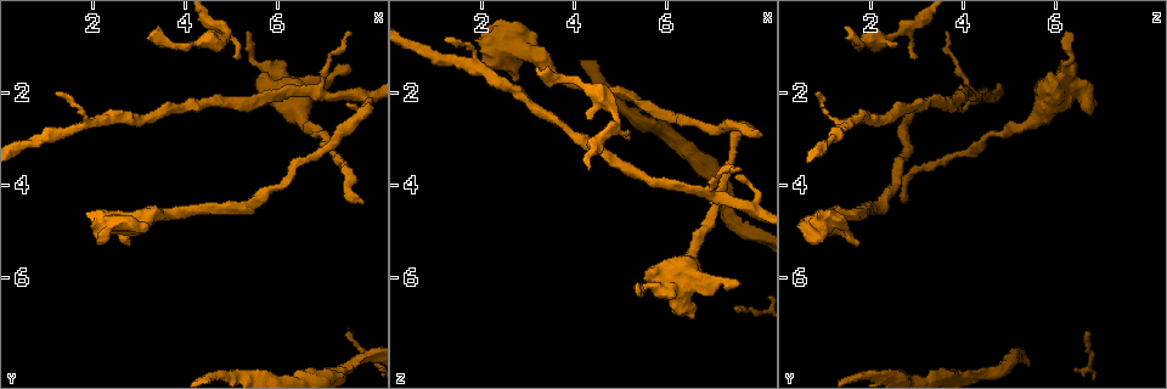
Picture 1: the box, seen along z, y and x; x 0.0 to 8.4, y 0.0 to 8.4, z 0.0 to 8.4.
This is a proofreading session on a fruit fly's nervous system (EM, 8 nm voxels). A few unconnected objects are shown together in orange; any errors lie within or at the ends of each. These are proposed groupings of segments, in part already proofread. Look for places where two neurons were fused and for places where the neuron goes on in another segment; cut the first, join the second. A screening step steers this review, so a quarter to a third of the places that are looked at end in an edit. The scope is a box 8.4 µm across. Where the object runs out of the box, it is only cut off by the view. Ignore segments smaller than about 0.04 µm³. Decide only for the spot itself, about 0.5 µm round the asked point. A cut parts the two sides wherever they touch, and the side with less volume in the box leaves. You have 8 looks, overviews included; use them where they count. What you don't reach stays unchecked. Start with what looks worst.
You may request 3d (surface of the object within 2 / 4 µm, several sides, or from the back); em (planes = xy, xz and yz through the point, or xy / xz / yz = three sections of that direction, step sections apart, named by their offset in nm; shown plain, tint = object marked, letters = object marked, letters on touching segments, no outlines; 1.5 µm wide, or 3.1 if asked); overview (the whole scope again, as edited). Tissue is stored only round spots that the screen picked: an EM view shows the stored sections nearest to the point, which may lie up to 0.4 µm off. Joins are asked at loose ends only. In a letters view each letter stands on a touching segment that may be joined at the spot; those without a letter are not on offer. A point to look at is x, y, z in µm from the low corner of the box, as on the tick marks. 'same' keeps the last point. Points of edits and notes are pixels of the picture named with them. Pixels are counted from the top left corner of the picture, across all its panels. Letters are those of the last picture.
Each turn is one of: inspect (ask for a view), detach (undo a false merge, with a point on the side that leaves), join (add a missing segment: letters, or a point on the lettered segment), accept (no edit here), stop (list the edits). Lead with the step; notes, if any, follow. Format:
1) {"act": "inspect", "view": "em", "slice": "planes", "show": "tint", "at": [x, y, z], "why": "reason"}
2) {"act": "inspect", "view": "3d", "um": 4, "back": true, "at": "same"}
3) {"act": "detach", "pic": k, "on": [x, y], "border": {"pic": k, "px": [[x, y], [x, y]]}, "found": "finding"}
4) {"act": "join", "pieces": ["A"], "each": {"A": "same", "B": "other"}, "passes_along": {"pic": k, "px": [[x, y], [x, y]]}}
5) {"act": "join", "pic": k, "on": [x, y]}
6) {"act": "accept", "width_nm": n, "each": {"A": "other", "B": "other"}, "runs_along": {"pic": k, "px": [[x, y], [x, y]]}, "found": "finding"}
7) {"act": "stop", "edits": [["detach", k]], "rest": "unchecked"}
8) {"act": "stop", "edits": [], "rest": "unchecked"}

{"act": "inspect", "view": "em", "slice": "planes", "show": "tint", "at": [7.80, 4.30, 2.65], "why": "end of a long branch"}

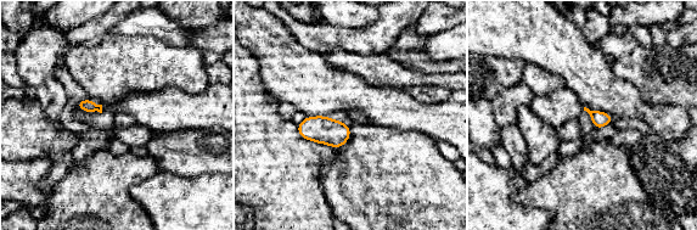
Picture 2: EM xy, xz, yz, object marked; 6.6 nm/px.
{"act": "inspect", "view": "em", "slice": "planes", "show": "letters", "at": "same", "why": "what lies round it"}

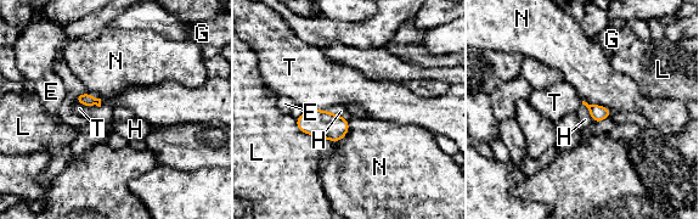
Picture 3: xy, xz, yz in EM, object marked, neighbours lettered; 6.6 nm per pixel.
{"act": "join", "pieces": ["H"], "each": {"E": "other", "G": "other", "H": "same", "L": "other", "N": "other", "T": "other"}, "passes_along": {"pic": 3, "px": [[319, 123], [336, 114], [340, 111]]}, "found": "the neuron continues"}

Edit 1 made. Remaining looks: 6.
{"act": "inspect", "view": "em", "slice": "planes", "show": "letters", "at": [4.95, 0.80, 2.60], "why": "abrupt turn"}

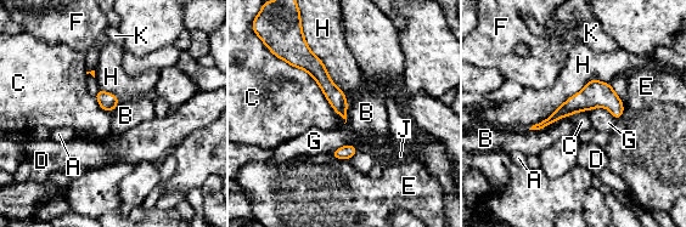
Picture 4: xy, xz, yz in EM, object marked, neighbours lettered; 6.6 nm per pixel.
{"act": "accept", "each": {"A": "other", "B": "other", "C": "other", "D": "other", "E": "other", "F": "other", "G": "other", "H": "other", "J": "other", "K": "other"}, "border": {"pic": 4, "px": [[281, 58], [303, 68], [346, 121]]}, "found": "one neuron here"}

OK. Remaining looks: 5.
{"act": "inspect", "view": "em", "slice": "planes", "show": "letters", "at": [7.60, 1.50, 6.20], "why": "free end"}

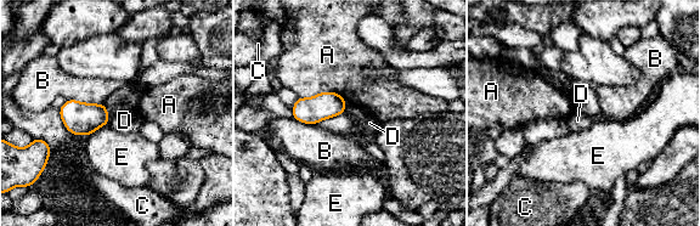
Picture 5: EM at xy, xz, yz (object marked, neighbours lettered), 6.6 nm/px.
{"act": "accept", "each": {"A": "other", "B": "other", "C": "other", "D": "other", "E": "other"}, "found": "none of them fits"}

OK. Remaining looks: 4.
{"act": "stop", "edits": [["join", 3]], "rest": "unchecked"}

